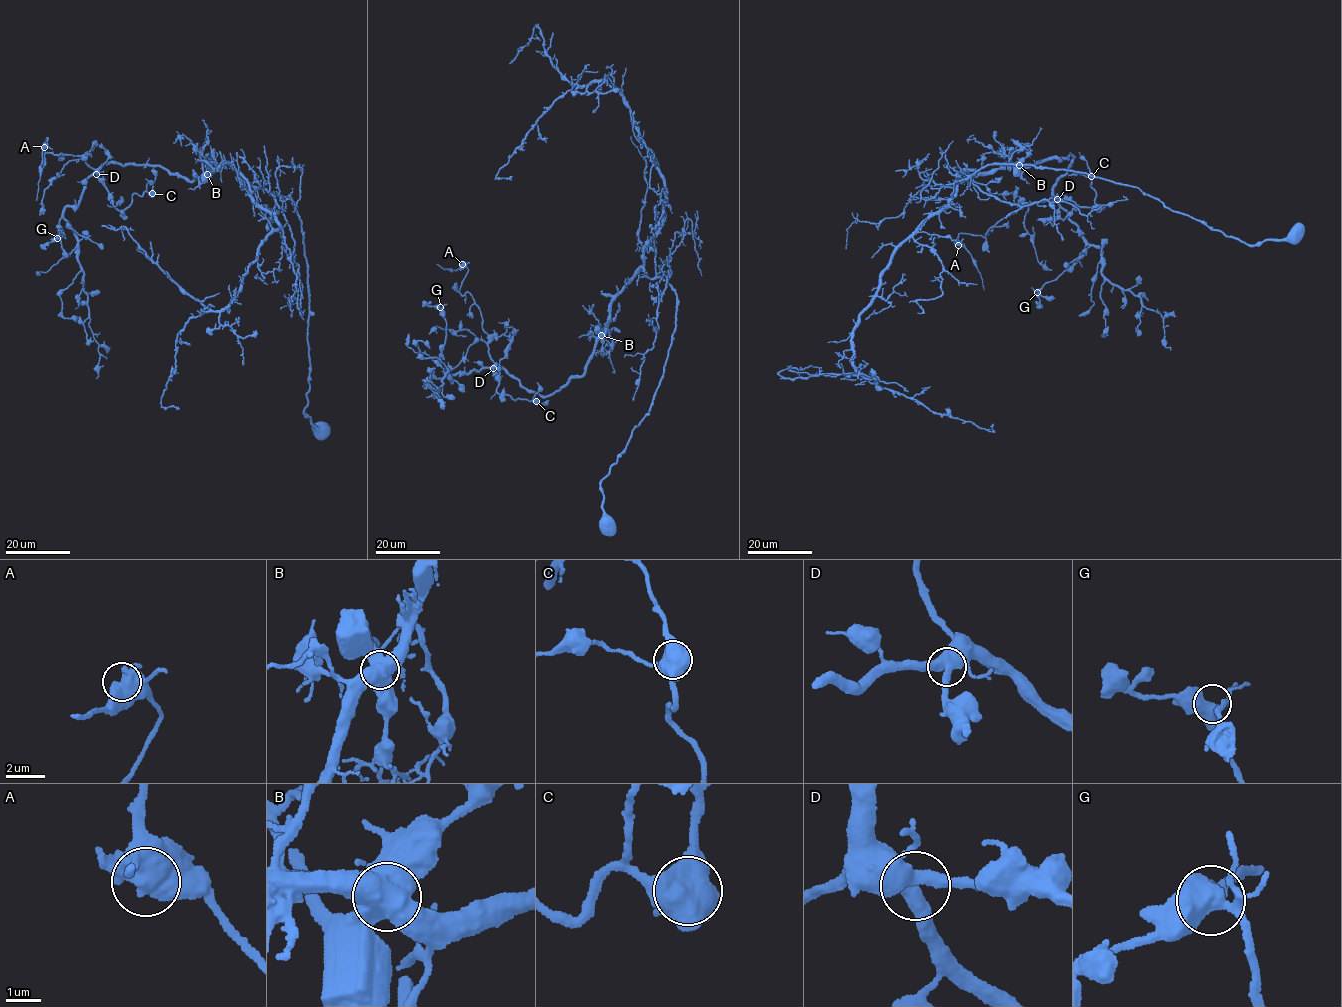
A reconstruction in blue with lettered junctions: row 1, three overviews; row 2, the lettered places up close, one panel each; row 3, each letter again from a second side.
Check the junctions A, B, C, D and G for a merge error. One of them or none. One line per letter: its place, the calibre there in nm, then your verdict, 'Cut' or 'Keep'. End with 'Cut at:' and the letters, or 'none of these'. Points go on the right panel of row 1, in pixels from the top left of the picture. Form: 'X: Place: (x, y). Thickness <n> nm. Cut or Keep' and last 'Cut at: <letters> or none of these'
A: Place: (958, 245). Thickness 650 nm. Keep
B: Place: (1019, 165). Thickness 700 nm. Cut
C: Place: (1091, 176). Thickness 750 nm. Keep
D: Place: (1057, 199). Thickness 460 nm. Keep
G: Place: (1037, 292). Thickness 440 nm. Keep
Cut at: B

